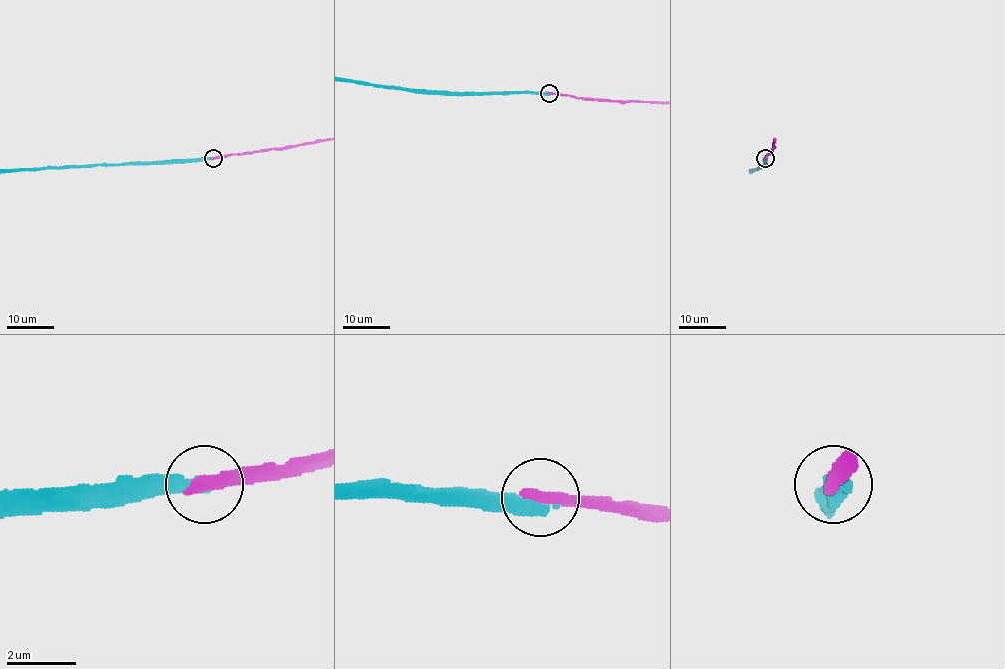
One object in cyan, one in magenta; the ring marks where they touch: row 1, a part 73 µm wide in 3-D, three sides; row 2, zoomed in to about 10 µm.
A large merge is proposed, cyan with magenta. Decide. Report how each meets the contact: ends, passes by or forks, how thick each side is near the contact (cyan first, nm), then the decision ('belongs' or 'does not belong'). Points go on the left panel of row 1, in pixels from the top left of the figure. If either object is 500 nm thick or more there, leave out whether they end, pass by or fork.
cyan ends there; magenta ends there; 400 nm thick on the cyan side, 420 nm on the other; does not belong

